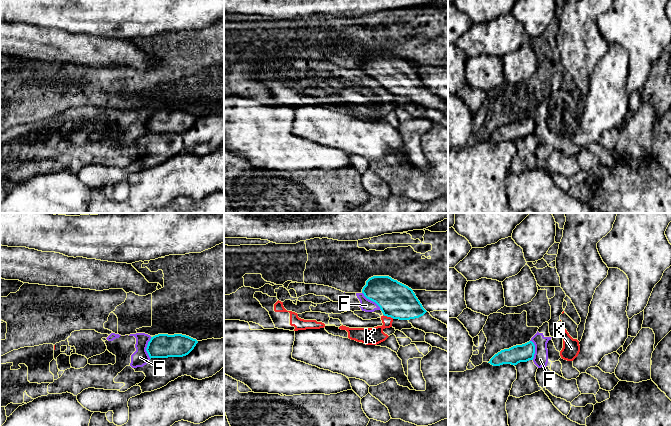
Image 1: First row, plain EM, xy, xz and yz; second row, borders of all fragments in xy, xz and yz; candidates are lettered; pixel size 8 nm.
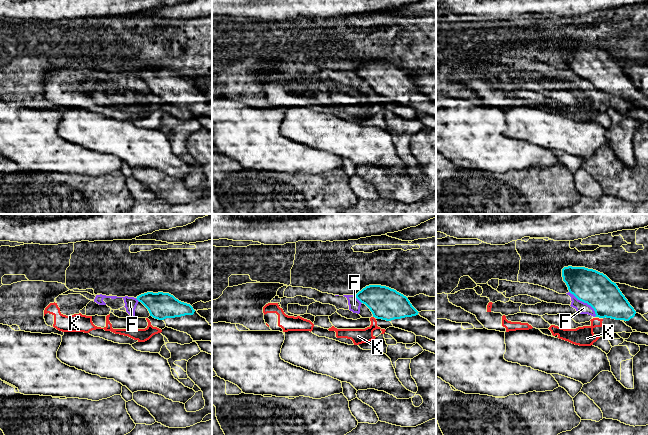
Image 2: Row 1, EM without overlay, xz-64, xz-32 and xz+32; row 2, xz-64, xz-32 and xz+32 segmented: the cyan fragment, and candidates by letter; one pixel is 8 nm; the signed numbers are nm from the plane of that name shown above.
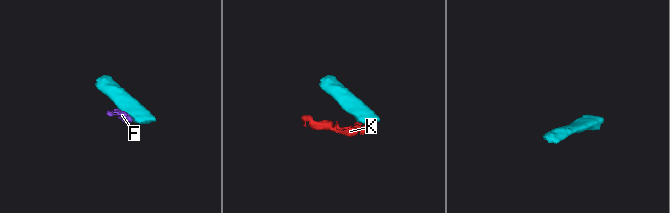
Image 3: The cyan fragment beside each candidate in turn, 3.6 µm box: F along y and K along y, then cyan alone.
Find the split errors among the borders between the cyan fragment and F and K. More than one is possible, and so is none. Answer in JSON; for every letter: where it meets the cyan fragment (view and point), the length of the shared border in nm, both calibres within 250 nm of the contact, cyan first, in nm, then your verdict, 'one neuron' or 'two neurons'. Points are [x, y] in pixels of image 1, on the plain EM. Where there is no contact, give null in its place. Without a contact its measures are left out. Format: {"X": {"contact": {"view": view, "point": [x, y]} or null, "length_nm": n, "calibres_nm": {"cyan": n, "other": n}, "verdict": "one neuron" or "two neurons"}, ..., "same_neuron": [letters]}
{"F": {"contact": {"view": "xy", "point": [146, 124]}, "length_nm": 180, "calibres_nm": {"cyan": 190, "other": 140}, "verdict": "two neurons"}, "K": {"contact": {"view": "xz", "point": [388, 92]}, "length_nm": 90, "calibres_nm": {"cyan": 280, "other": 140}, "verdict": "two neurons"}, "same_neuron": []}

